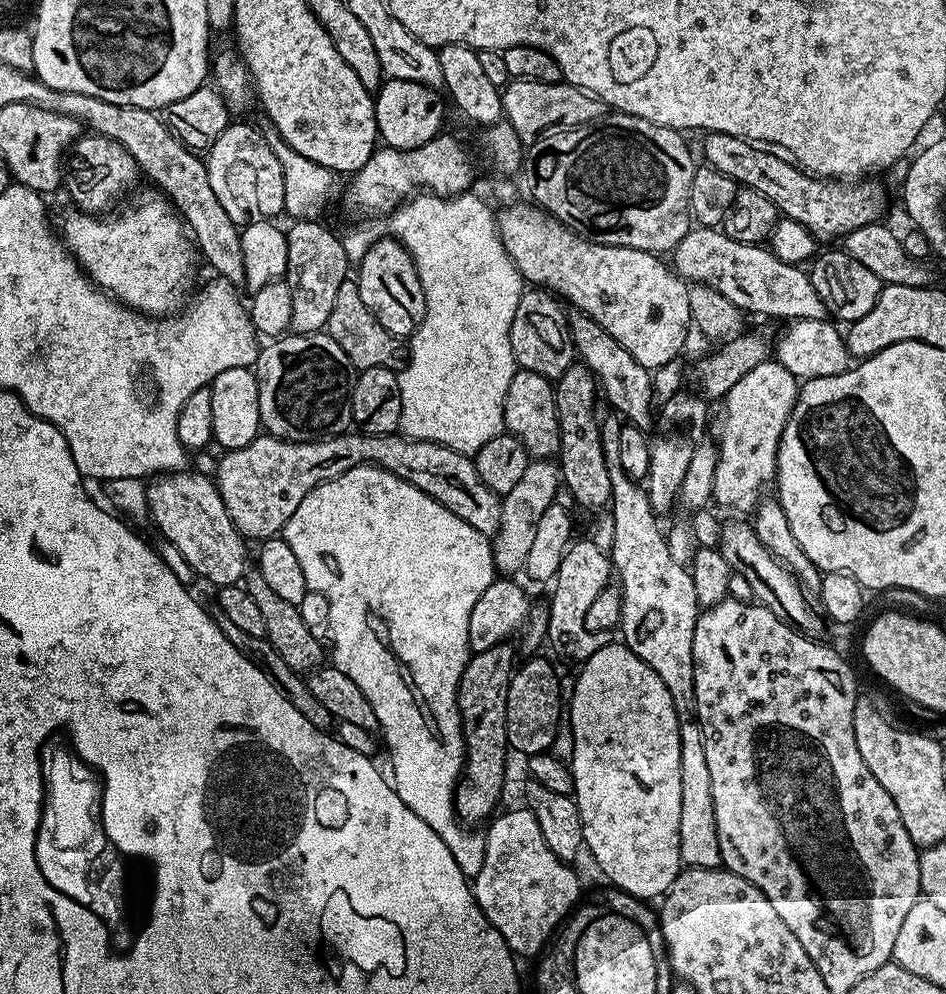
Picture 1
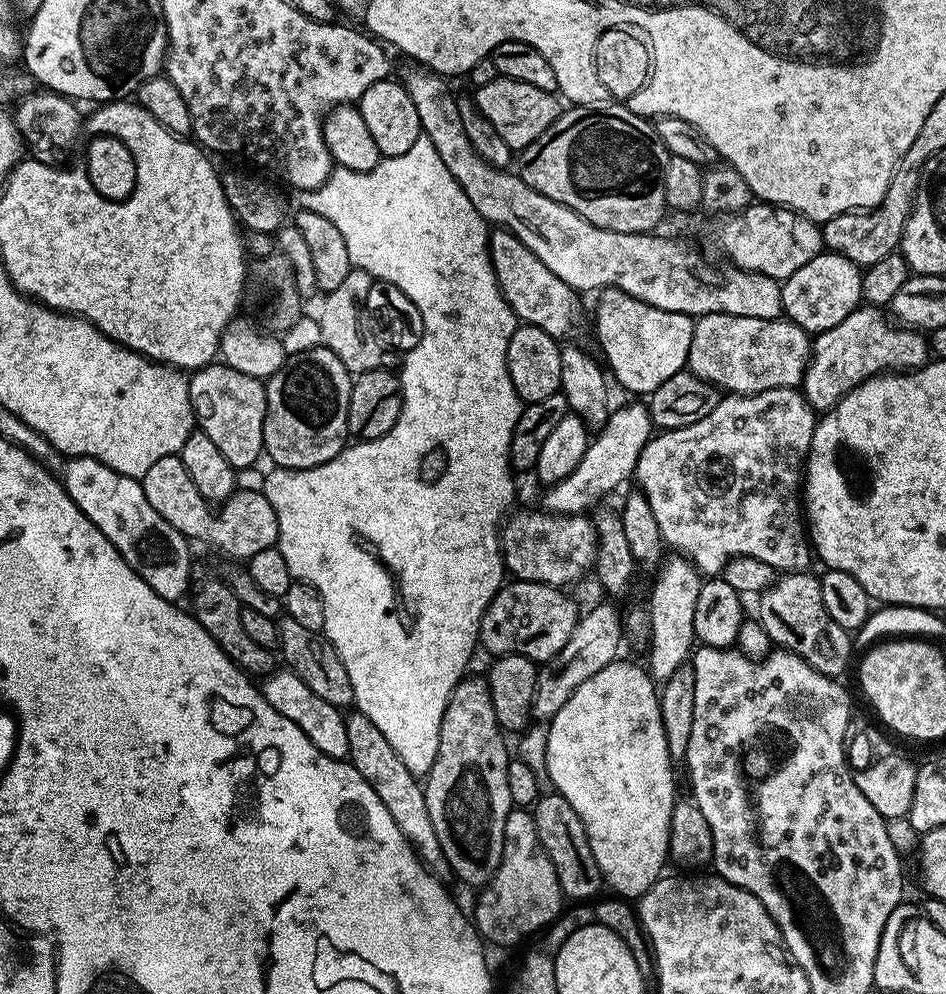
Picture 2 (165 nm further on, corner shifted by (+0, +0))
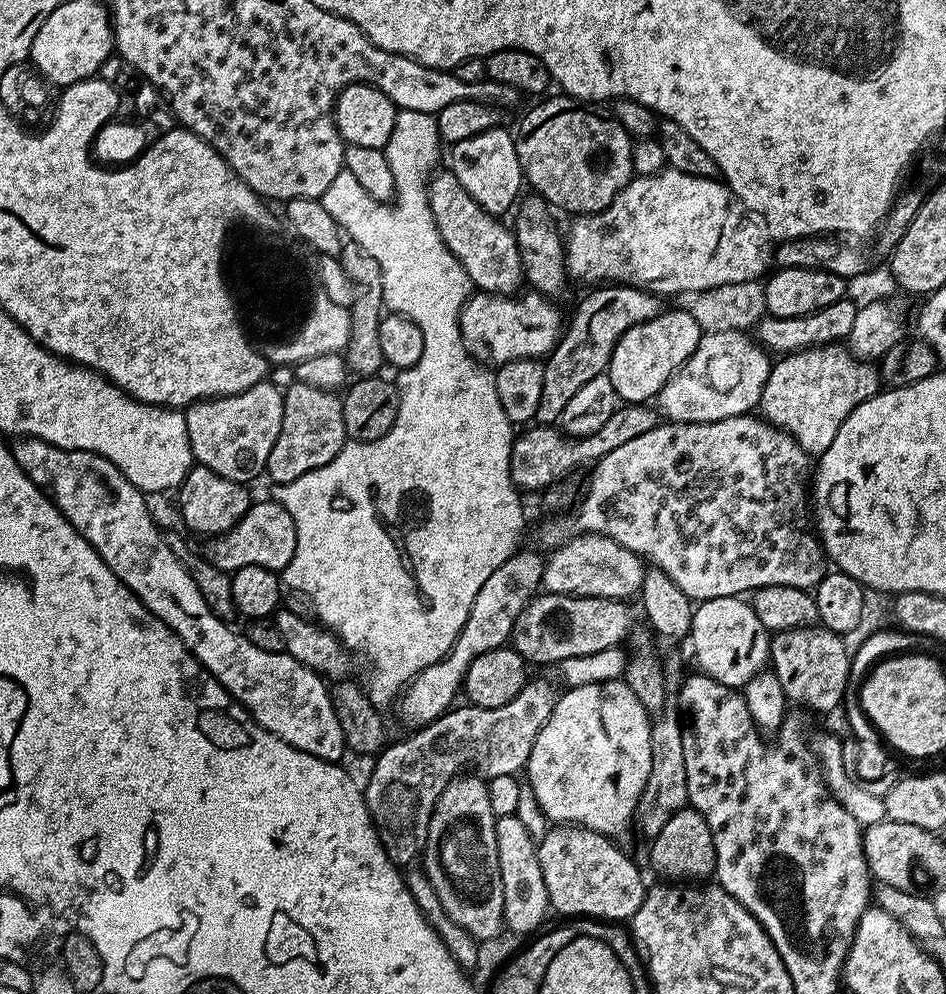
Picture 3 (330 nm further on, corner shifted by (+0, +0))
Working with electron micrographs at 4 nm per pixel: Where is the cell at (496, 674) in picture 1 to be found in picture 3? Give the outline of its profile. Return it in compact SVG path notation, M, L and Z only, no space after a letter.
M476 774L457 776L445 786L434 806L429 822L428 841L422 855L422 870L437 891L442 908L458 924L460 931L470 933L477 942L492 940L499 932L505 931L502 870L498 870L496 817L494 810L491 809L488 780Z

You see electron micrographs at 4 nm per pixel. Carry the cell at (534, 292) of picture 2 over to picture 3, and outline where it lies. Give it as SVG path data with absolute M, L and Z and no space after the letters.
M440 170L428 181L428 201L434 214L434 220L438 226L438 232L442 234L442 240L451 250L456 258L462 262L468 277L472 279L473 285L479 291L491 292L493 294L512 294L522 284L522 267L520 262L519 244L516 241L516 233L511 227L503 223L503 219L491 216L470 194L466 194L466 186L458 182L458 178L450 170Z

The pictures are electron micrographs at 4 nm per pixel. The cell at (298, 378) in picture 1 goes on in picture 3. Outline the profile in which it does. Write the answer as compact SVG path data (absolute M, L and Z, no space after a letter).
M297 382L283 389L283 393L282 430L278 442L274 442L274 450L270 450L266 469L267 479L272 479L273 485L294 482L294 478L302 478L302 474L326 466L326 462L333 460L346 443L346 426L342 418L344 401L336 392Z

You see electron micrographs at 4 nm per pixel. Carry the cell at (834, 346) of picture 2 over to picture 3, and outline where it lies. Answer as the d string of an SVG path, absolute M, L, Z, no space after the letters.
M803 348L801 352L781 355L777 359L780 361L777 364L775 361L769 367L767 376L763 377L758 405L759 415L763 419L775 428L783 428L812 458L819 458L827 450L830 442L834 442L834 434L838 434L842 422L846 422L849 414L874 392L874 387L872 388L873 365L867 360L857 360L849 354L843 354L836 360L837 370L845 376L844 384L819 384L816 381L816 354L818 354L816 348Z

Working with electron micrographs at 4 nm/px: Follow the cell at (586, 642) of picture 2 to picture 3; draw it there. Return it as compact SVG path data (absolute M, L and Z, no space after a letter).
M535 680L525 684L513 700L506 702L506 706L498 706L497 708L453 707L434 722L409 733L408 738L396 742L392 746L391 744L387 745L377 755L368 784L365 783L364 786L365 800L372 824L379 834L385 850L387 850L388 857L397 866L411 865L423 855L425 843L428 841L432 811L442 790L451 780L455 780L457 776L468 769L475 770L484 778L496 775L516 776L525 771L530 758L530 750L534 750L534 742L538 738L542 726L550 718L558 699L558 691L556 692L555 686L550 681Z

